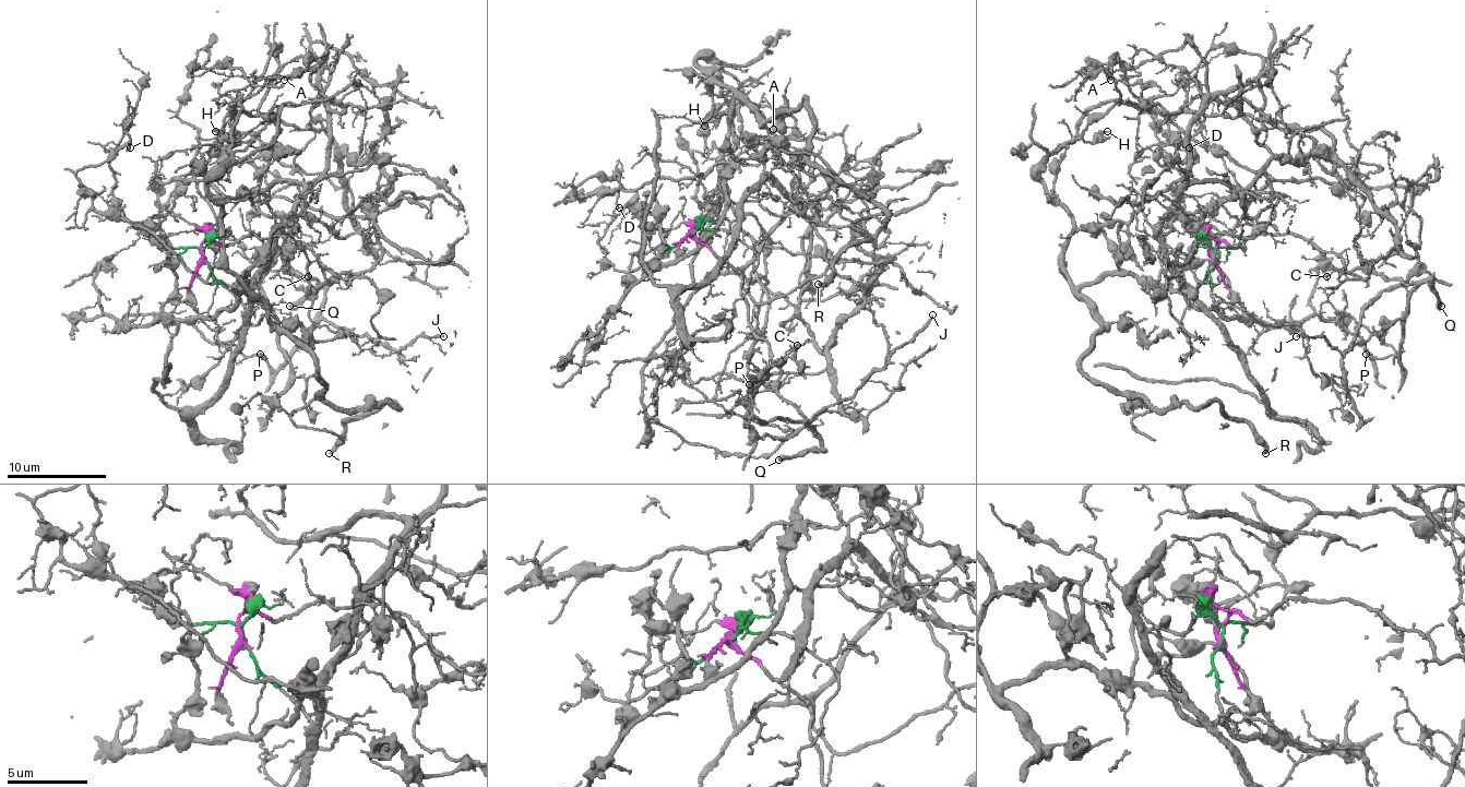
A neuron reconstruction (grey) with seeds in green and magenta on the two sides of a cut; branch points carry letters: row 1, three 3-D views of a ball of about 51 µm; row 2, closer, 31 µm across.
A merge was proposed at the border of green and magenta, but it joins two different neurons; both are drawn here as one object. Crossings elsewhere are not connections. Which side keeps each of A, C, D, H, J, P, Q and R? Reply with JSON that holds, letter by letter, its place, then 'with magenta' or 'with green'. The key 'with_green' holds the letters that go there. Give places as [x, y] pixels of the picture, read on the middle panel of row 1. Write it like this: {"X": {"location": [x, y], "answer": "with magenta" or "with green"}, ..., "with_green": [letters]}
{"A": {"location": [773, 129], "answer": "with green"}, "C": {"location": [797, 345], "answer": "with magenta"}, "D": {"location": [619, 207], "answer": "with green"}, "H": {"location": [704, 126], "answer": "with green"}, "J": {"location": [932, 314], "answer": "with magenta"}, "P": {"location": [749, 384], "answer": "with magenta"}, "Q": {"location": [778, 460], "answer": "with magenta"}, "R": {"location": [818, 284], "answer": "with green"}, "with_green": ["A", "D", "H", "R"]}

